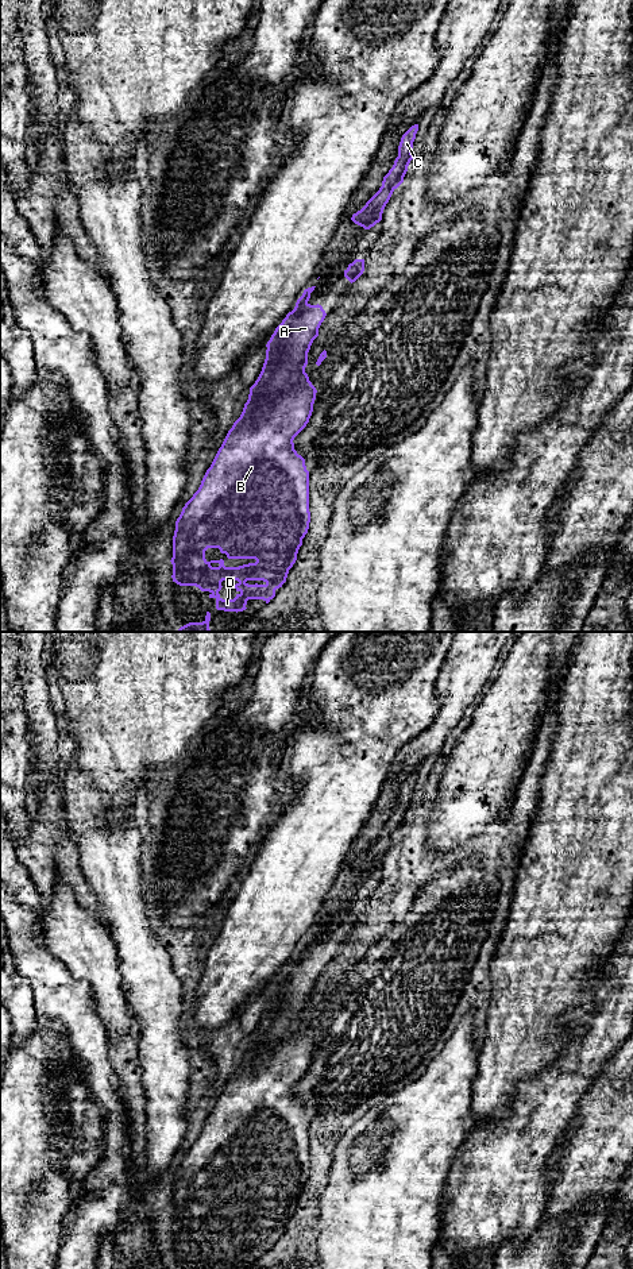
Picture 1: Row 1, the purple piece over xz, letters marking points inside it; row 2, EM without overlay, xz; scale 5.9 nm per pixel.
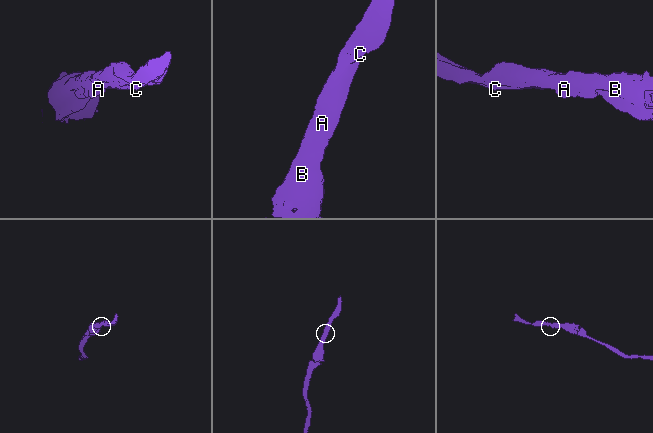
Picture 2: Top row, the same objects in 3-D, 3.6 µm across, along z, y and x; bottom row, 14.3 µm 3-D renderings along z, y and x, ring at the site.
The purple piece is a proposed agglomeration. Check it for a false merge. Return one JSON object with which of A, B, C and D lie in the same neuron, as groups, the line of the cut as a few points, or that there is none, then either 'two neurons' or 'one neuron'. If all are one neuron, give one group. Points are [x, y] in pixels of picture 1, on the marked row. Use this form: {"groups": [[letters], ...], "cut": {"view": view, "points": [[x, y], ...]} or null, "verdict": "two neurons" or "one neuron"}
{"groups": [["A"], ["B", "C", "D"]], "cut": {"view": "xz", "points": [[307, 303], [286, 323], [281, 363], [262, 392], [261, 412]]}, "verdict": "two neurons"}

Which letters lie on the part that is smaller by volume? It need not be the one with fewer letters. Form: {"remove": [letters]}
{"remove": ["A"]}

